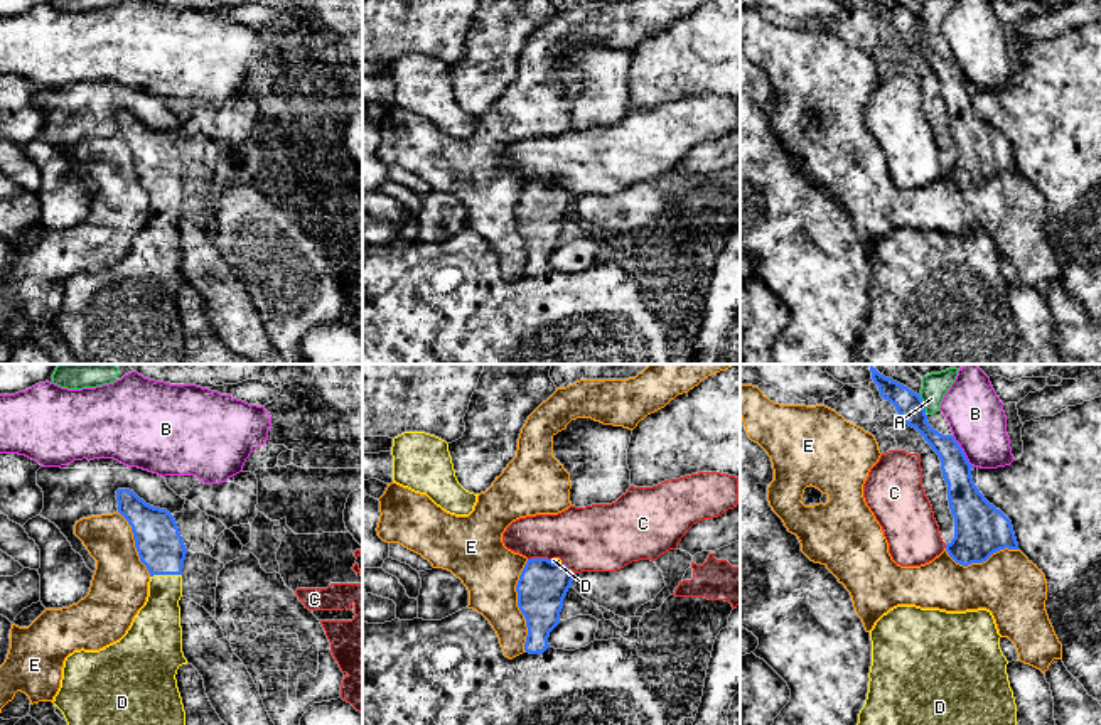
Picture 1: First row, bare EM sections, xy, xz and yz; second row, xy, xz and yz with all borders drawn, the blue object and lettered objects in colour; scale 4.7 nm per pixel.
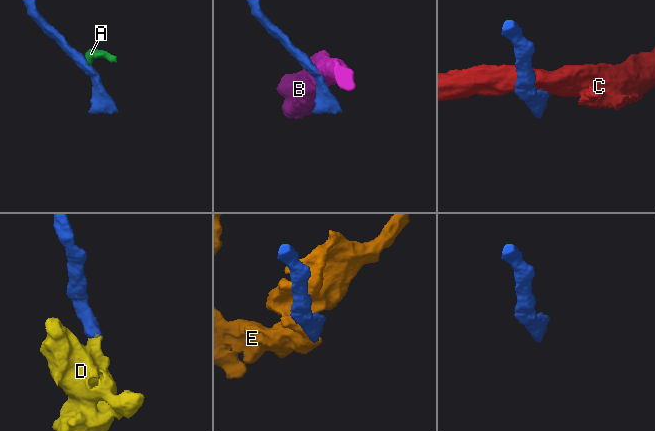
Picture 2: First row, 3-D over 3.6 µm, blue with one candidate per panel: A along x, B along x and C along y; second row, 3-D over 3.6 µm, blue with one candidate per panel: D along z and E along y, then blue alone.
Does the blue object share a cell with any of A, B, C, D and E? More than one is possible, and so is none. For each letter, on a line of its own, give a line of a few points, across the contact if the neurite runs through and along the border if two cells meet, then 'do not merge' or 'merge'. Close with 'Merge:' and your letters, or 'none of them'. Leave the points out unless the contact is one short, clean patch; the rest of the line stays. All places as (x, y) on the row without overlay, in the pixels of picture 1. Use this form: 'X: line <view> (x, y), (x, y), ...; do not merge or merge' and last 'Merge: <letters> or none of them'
A: line yz (919, 17), (926, 34); do not merge
B: line yz (951, 58), (973, 88); do not merge
C: line xz (550, 181), (528, 182); do not merge
D: line xy (161, 171), (166, 196), (157, 247); merge
E: do not merge
Merge: D

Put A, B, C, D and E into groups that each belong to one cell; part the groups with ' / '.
A / B / C / D / E

